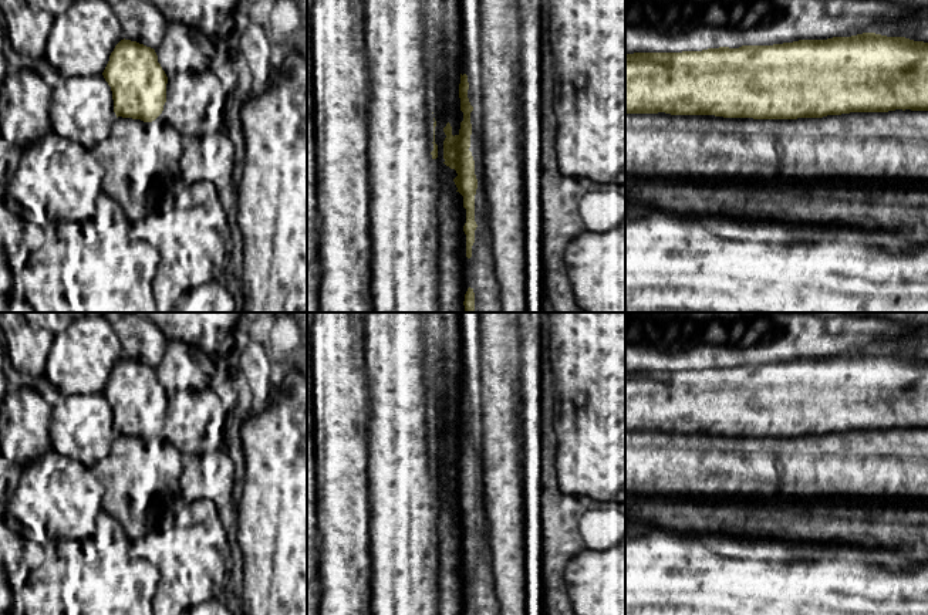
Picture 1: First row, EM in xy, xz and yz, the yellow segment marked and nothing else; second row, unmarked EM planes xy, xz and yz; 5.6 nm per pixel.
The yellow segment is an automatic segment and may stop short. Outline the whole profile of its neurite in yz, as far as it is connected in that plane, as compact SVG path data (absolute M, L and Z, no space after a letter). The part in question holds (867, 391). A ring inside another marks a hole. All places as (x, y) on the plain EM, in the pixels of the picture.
M863 351L773 364L625 372L625 432L797 437L850 430L928 429L928 361Z

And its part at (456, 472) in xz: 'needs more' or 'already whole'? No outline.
already whole

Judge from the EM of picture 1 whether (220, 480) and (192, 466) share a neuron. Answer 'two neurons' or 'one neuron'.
one neuron

